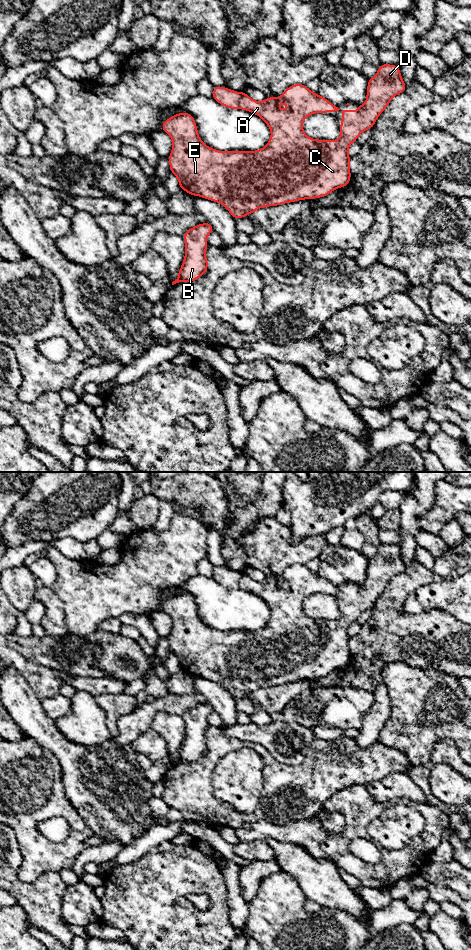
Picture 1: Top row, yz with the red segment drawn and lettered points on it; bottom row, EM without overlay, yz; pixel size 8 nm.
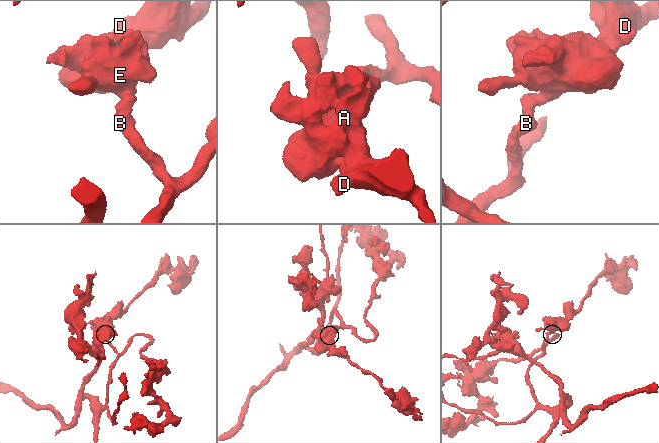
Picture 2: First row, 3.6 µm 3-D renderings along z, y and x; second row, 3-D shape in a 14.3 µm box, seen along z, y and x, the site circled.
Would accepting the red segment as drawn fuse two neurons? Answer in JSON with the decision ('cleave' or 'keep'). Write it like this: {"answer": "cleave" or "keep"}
{"answer": "keep"}

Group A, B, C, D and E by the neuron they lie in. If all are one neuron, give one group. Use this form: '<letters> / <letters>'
A B C D E

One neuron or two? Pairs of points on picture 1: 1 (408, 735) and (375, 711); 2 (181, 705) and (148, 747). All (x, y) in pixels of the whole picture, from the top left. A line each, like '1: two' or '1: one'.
1: two
2: two

